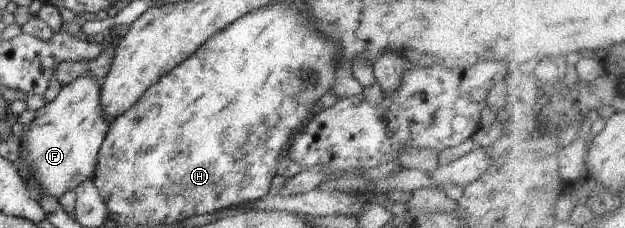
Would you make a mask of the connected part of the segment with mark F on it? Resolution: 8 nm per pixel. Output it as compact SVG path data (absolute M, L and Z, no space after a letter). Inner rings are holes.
M93 76L75 78L62 86L55 100L37 110L35 120L25 128L20 141L19 172L33 198L49 194L60 198L67 190L94 176L99 150L109 131L109 120L101 108L101 82ZM27 172L35 172L29 176Z

